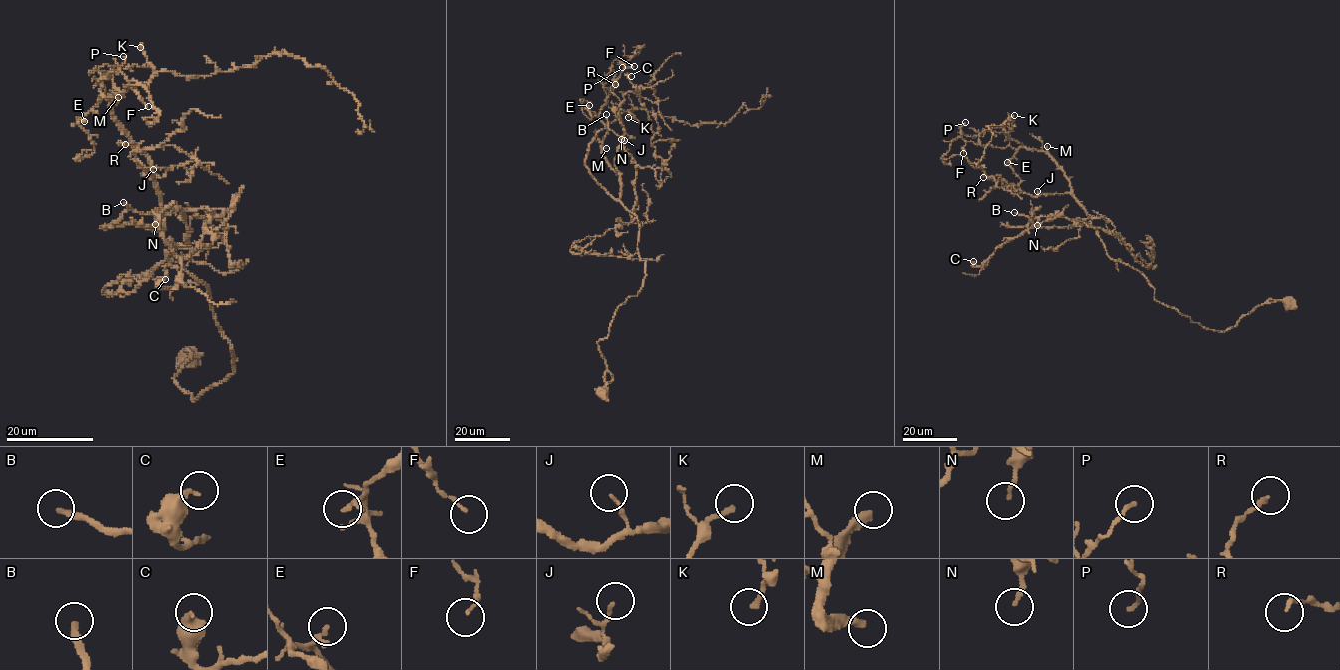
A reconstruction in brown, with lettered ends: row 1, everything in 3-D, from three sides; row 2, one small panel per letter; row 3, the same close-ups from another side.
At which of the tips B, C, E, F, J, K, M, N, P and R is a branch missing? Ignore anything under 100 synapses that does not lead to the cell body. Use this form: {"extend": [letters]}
{"extend": ["B", "M"]}

